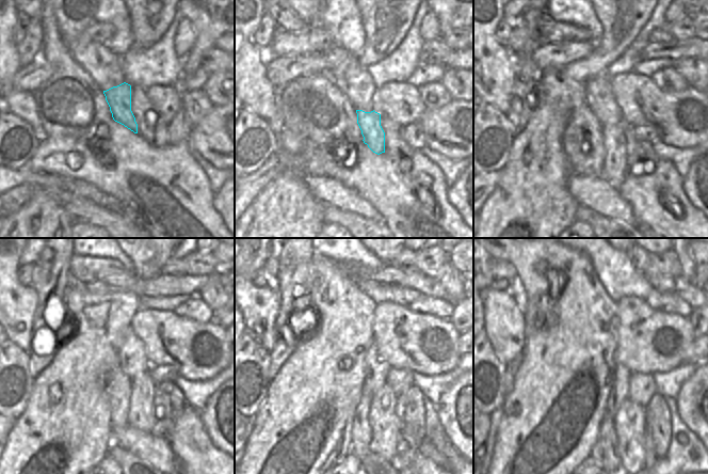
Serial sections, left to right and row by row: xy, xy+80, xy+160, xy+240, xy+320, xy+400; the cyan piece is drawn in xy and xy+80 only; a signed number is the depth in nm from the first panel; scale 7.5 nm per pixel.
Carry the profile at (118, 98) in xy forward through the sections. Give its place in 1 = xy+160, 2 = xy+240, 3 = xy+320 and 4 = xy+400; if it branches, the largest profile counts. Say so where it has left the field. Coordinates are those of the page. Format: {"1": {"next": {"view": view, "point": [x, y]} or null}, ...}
{"1": {"next": {"view": "xy+160", "point": [614, 170]}}, "2": {"next": {"view": "xy+240", "point": [141, 416]}}, "3": {"next": {"view": "xy+320", "point": [385, 426]}}, "4": {"next": {"view": "xy+400", "point": [629, 422]}}}

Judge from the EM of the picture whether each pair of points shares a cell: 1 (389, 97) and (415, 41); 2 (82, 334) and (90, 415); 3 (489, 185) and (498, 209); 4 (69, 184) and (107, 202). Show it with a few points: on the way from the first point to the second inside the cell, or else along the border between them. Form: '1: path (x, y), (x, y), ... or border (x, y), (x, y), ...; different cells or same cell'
1: border (405, 81), (386, 81), (376, 89); different cells
2: path (82, 354), (82, 395); same cell
3: border (500, 172), (500, 178), (496, 187), (484, 203); different cells
4: path (79, 188), (97, 196); same cell

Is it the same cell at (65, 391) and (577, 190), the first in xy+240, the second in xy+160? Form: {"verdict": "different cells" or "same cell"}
{"verdict": "different cells"}

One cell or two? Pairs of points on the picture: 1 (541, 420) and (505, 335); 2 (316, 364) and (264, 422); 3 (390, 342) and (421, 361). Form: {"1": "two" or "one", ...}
{"1": "two", "2": "one", "3": "one"}

